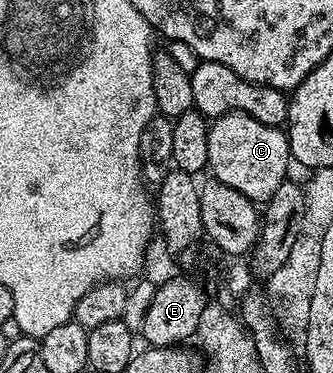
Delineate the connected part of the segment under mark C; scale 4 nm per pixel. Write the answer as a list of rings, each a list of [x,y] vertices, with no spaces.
[[[225,114],[209,123],[208,170],[217,181],[236,188],[248,196],[255,204],[265,204],[282,182],[287,181],[286,169],[292,166],[290,139],[285,129],[260,124],[247,114]]]

